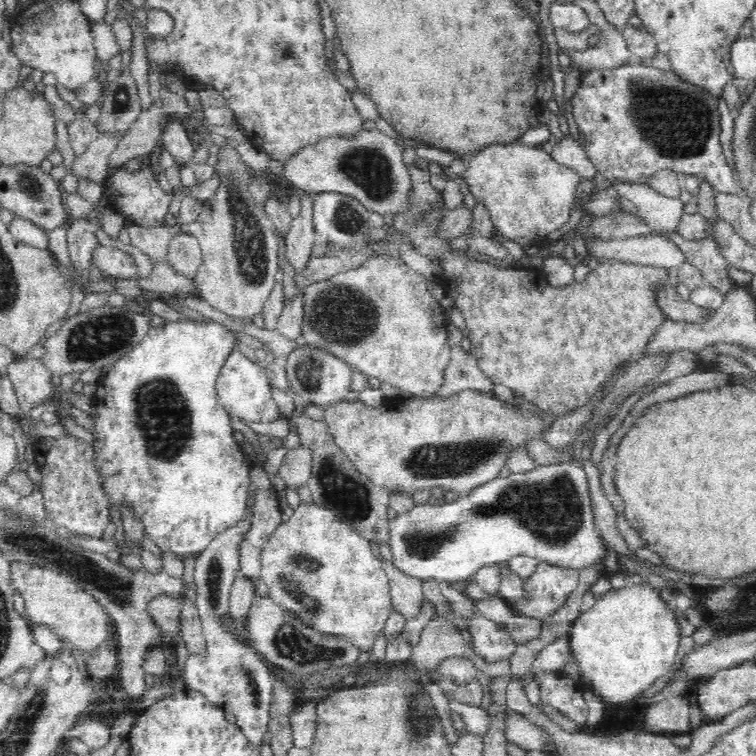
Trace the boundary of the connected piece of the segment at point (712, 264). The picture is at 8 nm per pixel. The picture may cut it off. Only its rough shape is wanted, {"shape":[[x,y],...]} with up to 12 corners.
{"shape":[[670,237],[701,271],[704,284],[723,296],[734,282],[714,238]]}

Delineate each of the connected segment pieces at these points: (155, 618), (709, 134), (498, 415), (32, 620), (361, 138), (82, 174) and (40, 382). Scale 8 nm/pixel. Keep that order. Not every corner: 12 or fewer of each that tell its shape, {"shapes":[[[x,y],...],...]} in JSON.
{"shapes":[[[158,595],[146,604],[156,628],[175,640],[182,599]],[[634,61],[582,71],[584,156],[612,185],[668,169],[739,193],[717,99]],[[465,390],[325,408],[389,493],[475,489],[541,418]],[[9,562],[8,585],[31,626],[86,659],[110,618],[70,577]],[[376,127],[332,134],[282,159],[302,190],[369,210],[404,206],[402,147]],[[100,135],[67,171],[76,182],[100,184],[116,146],[112,135]],[[36,359],[12,362],[13,382],[27,415],[54,391],[51,374]]]}

